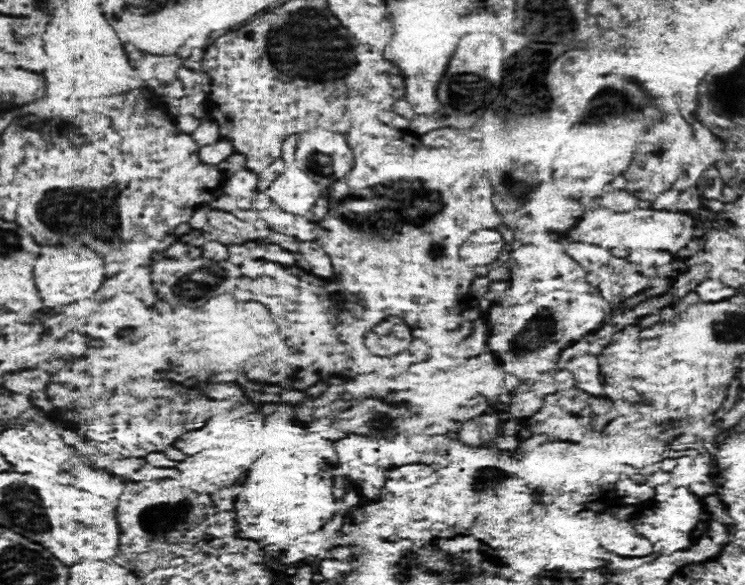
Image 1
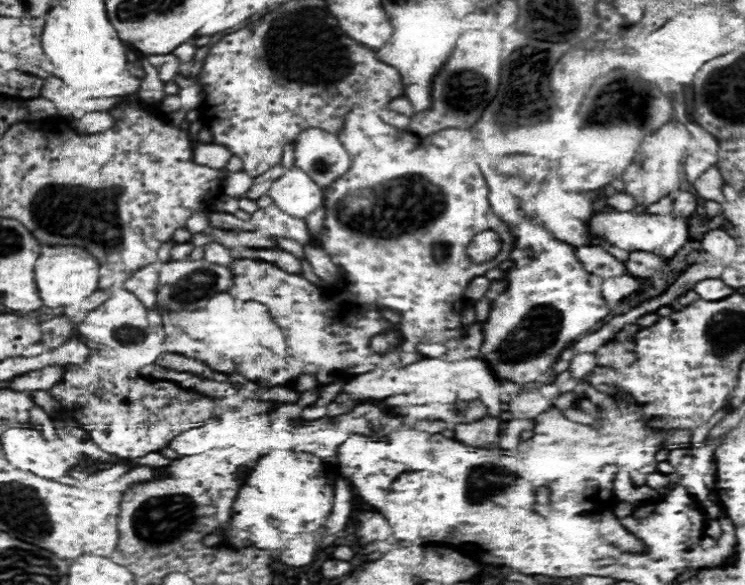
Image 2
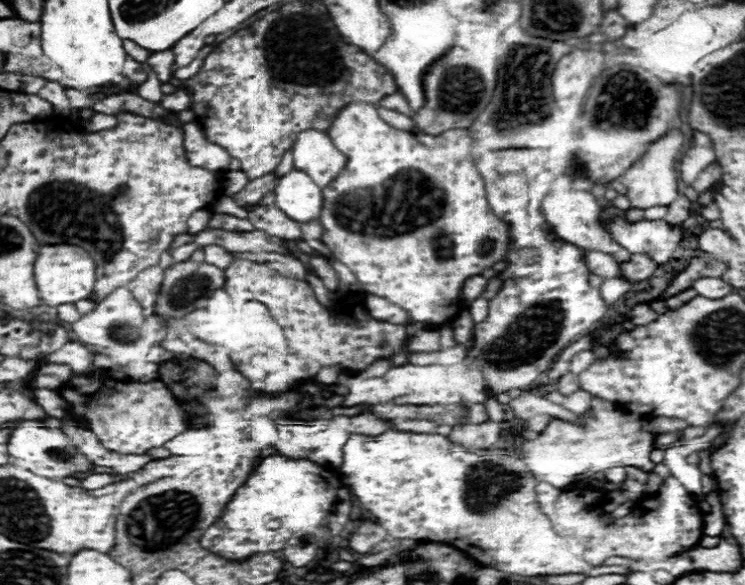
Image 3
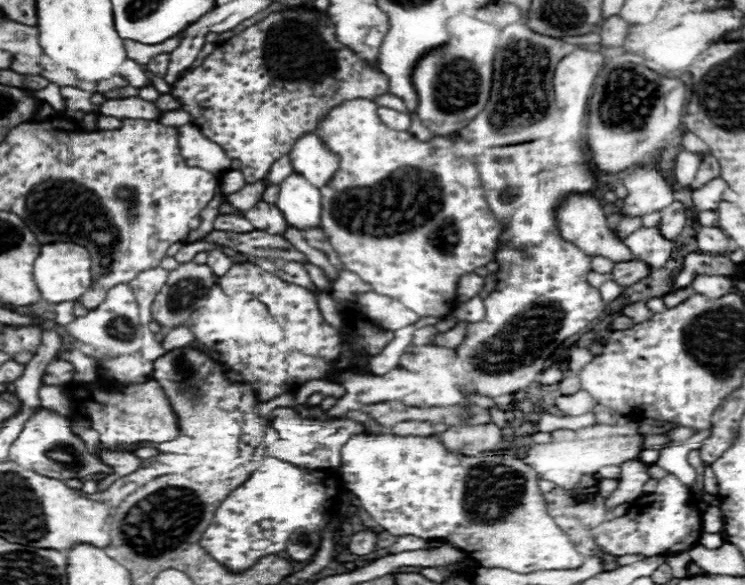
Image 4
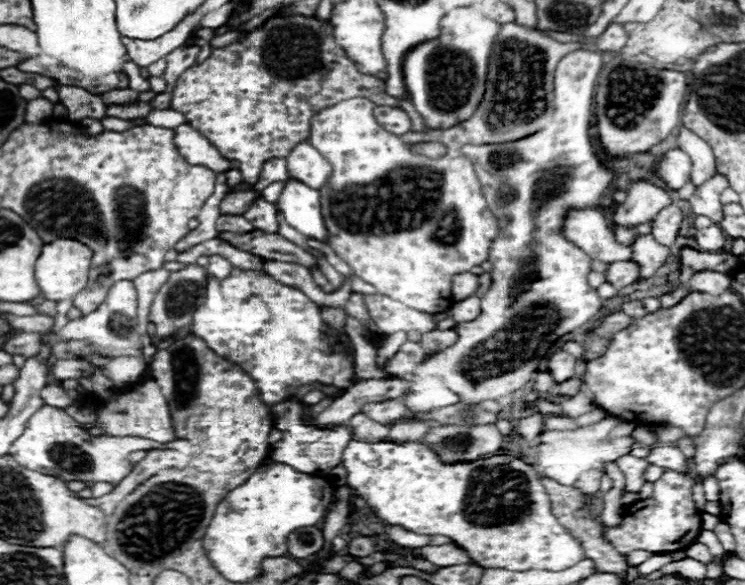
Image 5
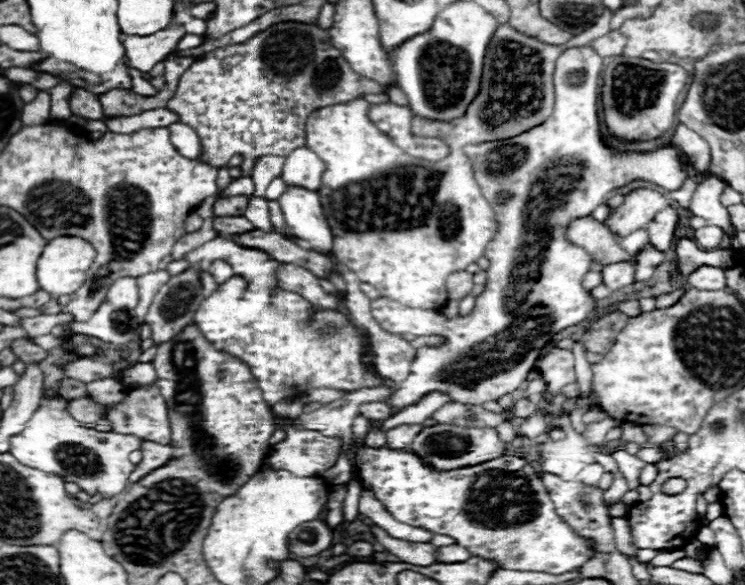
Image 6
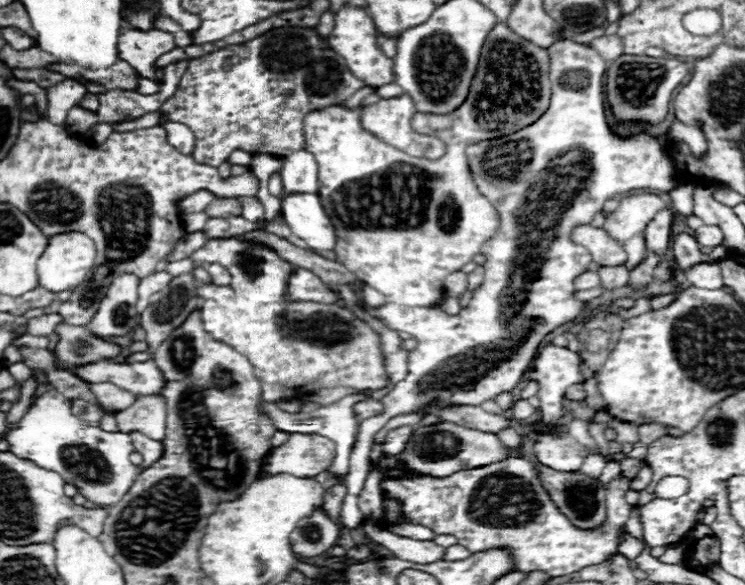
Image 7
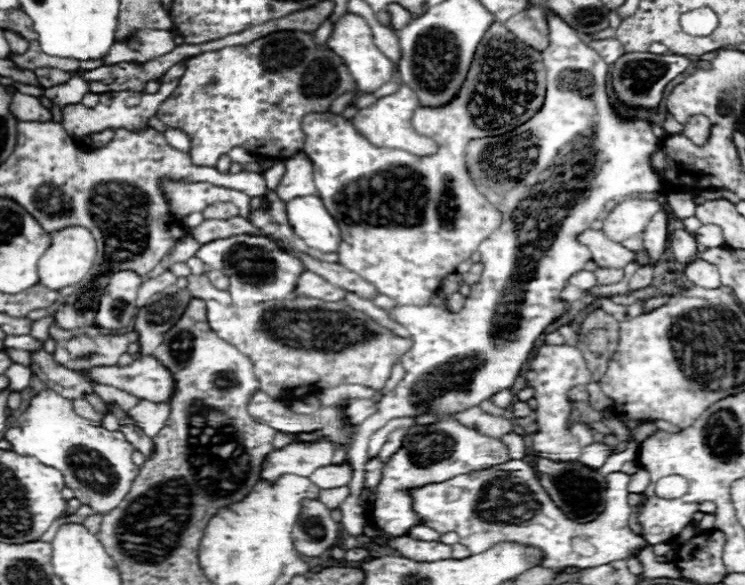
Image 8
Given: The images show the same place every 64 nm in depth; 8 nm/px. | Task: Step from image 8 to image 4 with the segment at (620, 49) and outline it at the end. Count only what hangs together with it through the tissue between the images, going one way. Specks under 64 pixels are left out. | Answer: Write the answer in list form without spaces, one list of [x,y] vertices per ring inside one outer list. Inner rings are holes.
[[[610,16],[600,24],[600,36],[602,36],[602,46],[622,46],[626,38],[628,22],[624,22],[620,16]]]

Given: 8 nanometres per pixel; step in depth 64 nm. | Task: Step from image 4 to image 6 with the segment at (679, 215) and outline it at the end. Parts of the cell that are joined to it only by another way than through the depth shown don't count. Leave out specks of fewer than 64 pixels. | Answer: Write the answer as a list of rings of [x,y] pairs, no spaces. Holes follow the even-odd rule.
[[[668,206],[664,208],[650,224],[648,224],[648,234],[650,234],[650,242],[660,248],[660,250],[668,250],[674,242],[674,230],[678,224],[678,212],[676,208]]]

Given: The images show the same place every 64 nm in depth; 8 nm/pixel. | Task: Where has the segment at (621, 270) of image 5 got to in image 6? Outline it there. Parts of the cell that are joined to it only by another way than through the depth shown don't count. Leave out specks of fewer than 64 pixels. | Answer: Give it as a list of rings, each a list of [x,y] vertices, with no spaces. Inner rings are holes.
[[[634,262],[608,264],[602,270],[602,280],[610,290],[618,290],[618,288],[624,288],[634,282],[634,270],[636,270]]]

